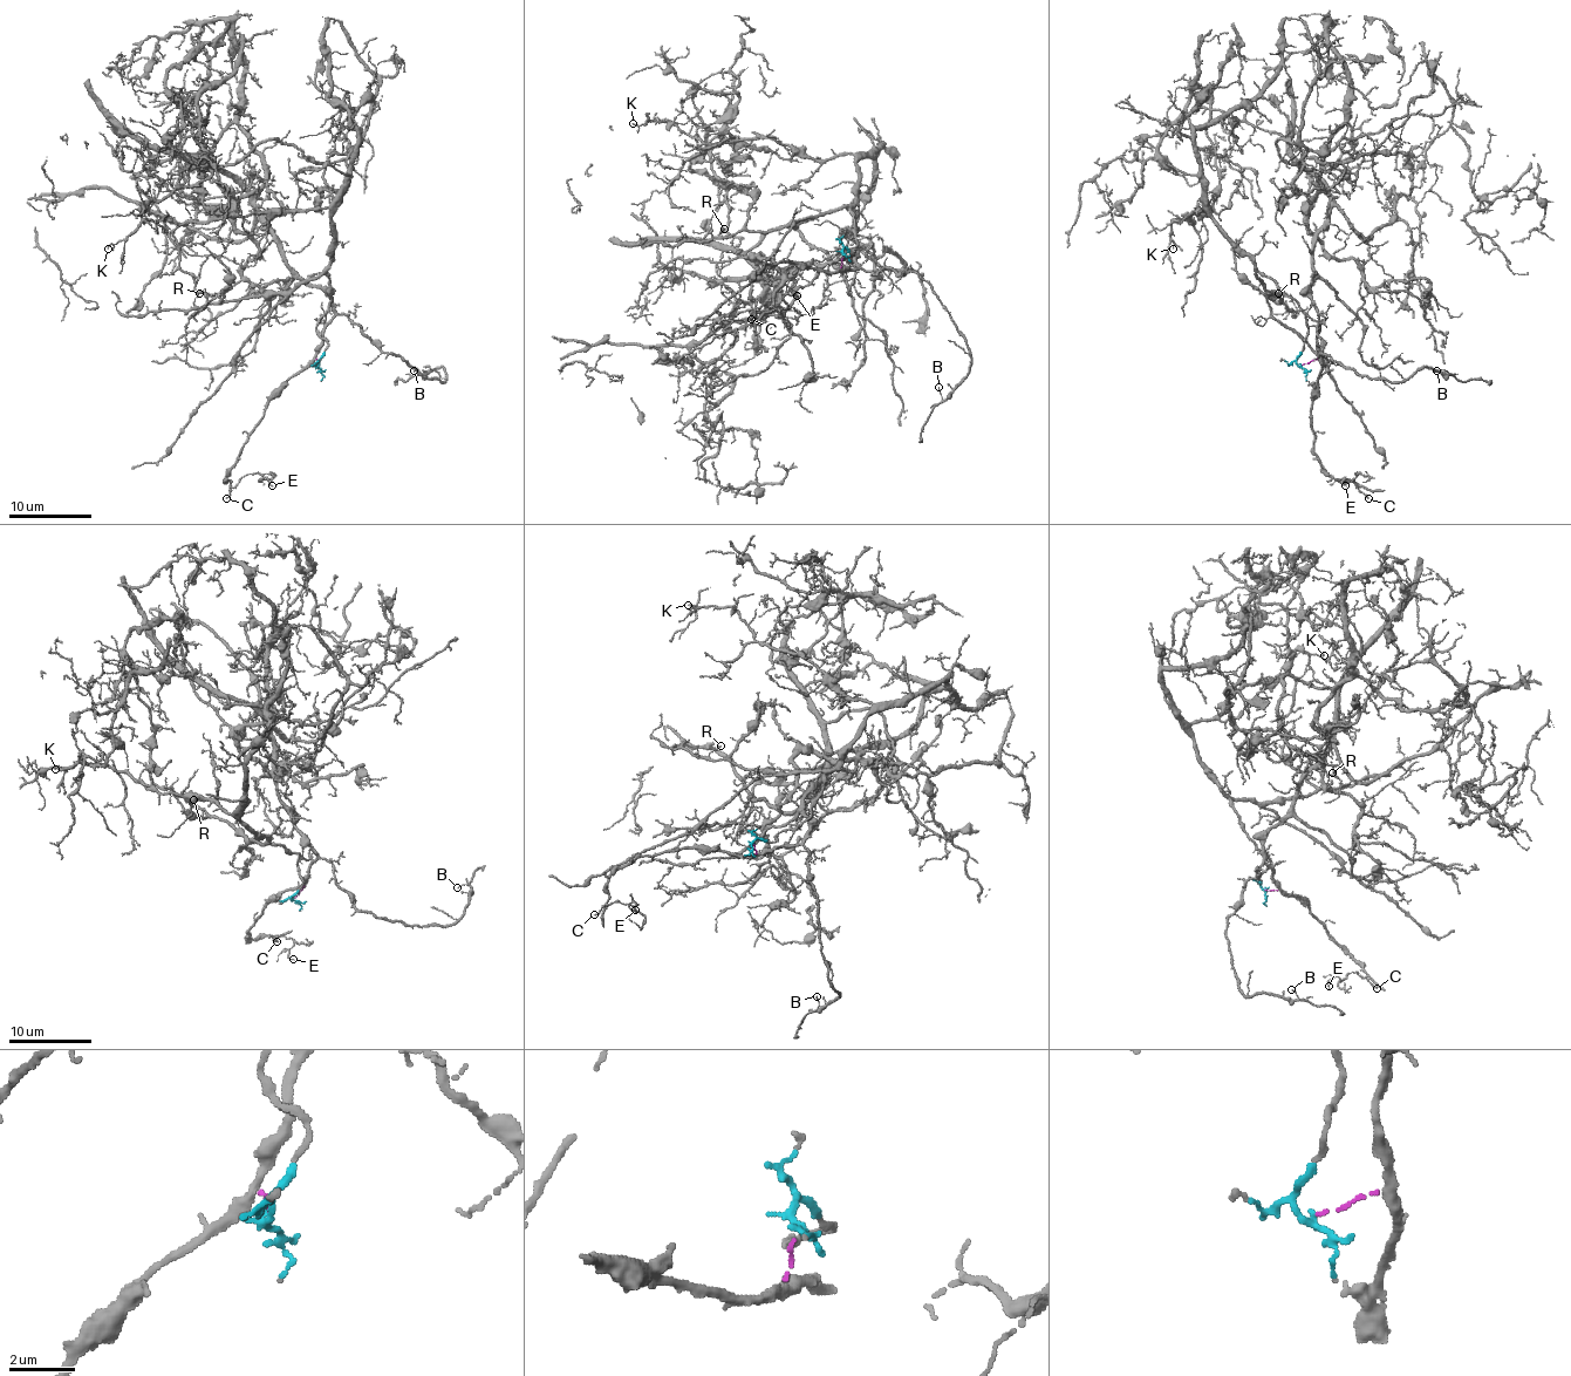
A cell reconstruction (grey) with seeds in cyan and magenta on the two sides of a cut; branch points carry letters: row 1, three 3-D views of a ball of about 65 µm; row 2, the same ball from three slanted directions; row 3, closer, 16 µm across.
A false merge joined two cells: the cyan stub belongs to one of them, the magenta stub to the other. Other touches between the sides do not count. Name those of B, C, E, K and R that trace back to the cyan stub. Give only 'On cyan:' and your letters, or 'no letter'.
On cyan: K, R

